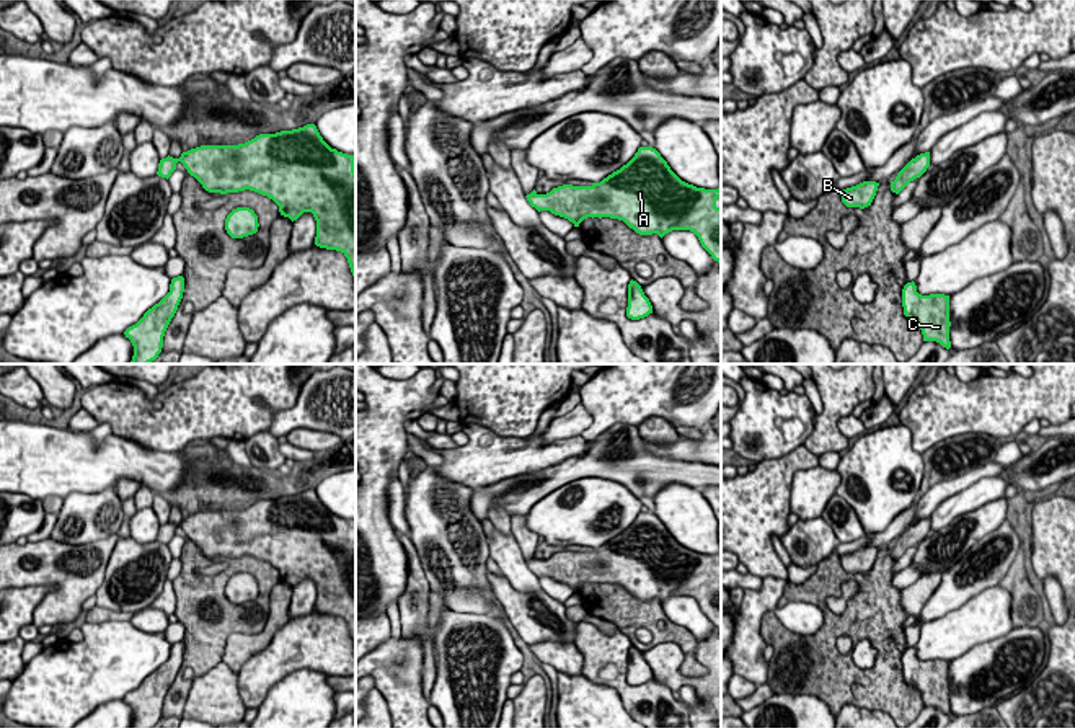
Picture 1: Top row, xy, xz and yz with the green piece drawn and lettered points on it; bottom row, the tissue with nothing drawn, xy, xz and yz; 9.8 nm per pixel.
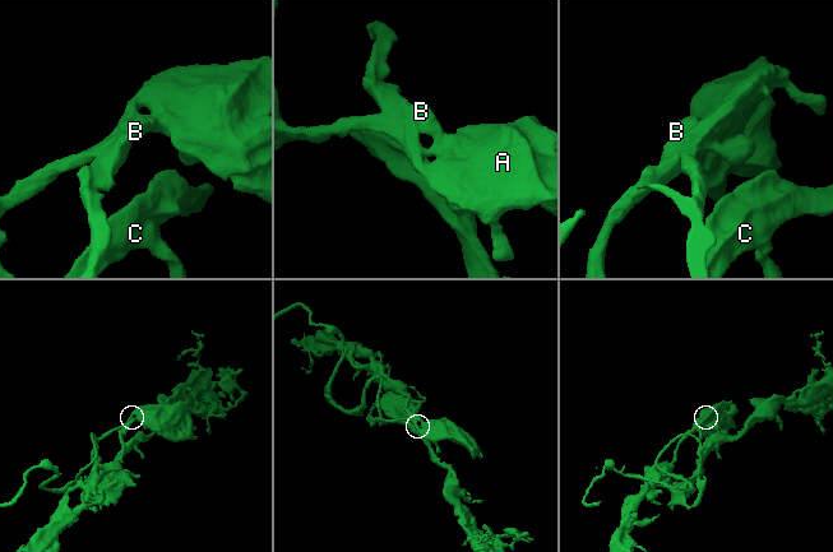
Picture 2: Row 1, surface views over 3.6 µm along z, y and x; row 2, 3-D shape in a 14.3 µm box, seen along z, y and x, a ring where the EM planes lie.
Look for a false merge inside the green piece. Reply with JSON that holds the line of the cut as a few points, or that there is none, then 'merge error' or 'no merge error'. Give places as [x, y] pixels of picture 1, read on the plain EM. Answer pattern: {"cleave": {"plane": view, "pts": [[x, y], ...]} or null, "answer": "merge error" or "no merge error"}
{"cleave": null, "answer": "no merge error"}

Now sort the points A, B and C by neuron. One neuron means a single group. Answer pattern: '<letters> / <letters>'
A B C

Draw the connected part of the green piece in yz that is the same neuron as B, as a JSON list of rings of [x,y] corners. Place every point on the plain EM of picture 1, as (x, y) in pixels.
[[[863,547],[856,552],[847,553],[843,557],[840,557],[842,562],[842,568],[847,573],[860,573],[865,575],[868,571],[871,571],[876,557],[878,557],[879,548],[876,547]]]

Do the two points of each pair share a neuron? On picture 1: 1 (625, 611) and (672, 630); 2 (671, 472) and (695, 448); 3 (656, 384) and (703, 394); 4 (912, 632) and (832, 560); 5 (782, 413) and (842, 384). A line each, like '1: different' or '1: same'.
1: same
2: different
3: same
4: different
5: different

